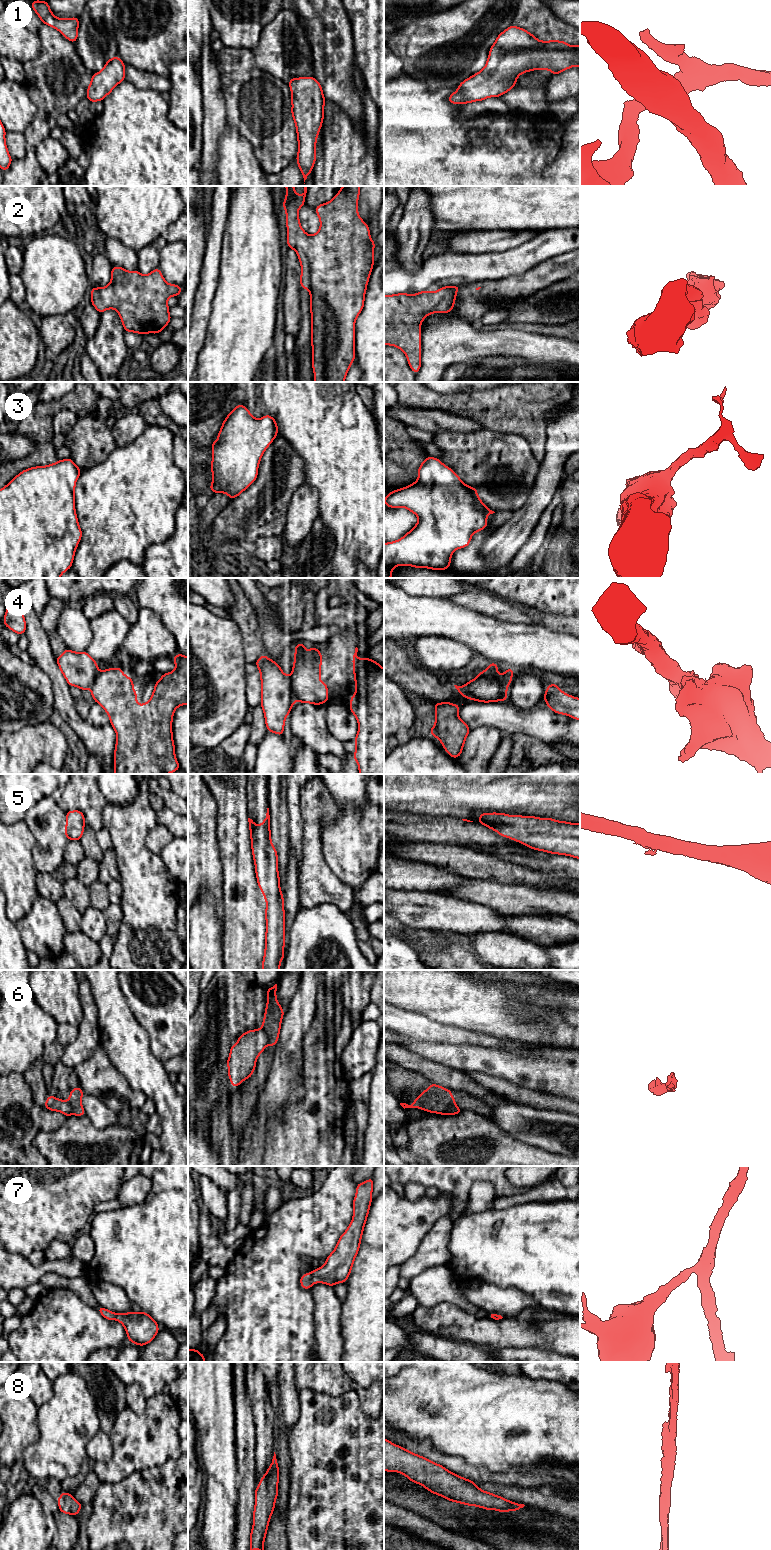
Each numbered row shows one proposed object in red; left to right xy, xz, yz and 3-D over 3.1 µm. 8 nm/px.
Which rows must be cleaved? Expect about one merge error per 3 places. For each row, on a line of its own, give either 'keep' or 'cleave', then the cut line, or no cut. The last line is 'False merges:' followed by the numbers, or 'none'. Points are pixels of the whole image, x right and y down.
1: keep | no cut
2: keep | no cut
3: keep | no cut
4: cleave | yz (481, 672), (495, 676), (507, 687)
5: keep | no cut
6: cleave | xz (261, 1029), (266, 1034), (268, 1043)
7: keep | no cut
8: keep | no cut
False merges: 4, 6

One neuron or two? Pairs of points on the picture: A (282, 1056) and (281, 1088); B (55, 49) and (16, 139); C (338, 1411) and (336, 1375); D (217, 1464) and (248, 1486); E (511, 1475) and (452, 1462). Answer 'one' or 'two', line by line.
A: one
B: two
C: two
D: two
E: one

